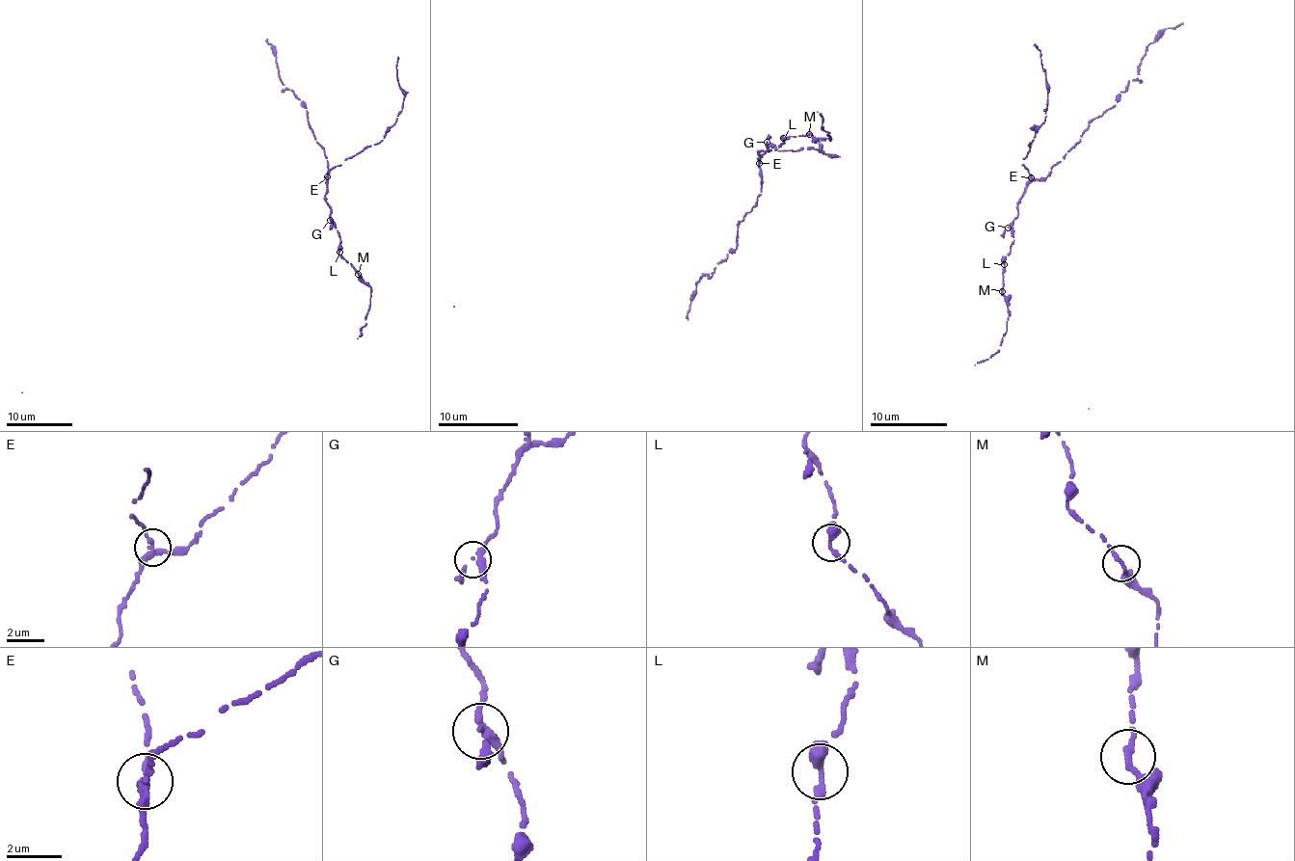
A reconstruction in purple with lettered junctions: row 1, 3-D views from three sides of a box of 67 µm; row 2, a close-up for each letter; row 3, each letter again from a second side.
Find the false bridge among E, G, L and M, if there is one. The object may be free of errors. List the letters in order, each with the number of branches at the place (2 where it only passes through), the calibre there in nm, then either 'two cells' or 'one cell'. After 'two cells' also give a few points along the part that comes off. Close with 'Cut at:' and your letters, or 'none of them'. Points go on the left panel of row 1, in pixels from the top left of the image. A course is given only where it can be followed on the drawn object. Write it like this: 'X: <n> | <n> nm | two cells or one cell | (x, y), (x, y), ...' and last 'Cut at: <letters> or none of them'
E: 3 | 240 nm | one cell
G: 3 | 240 nm | one cell
L: 2 | 320 nm | one cell
M: 2 | 240 nm | one cell
Cut at: none of them

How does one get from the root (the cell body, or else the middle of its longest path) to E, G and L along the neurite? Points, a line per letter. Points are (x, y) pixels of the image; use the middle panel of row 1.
E: (831, 138), (815, 138), (809, 133), (786, 136), (779, 147), (768, 146), (767, 150), (758, 151), (758, 162)
G: (831, 138), (815, 138), (809, 133), (782, 138), (783, 143), (779, 147), (767, 142)
L: (831, 138), (815, 138), (809, 133), (783, 138)

